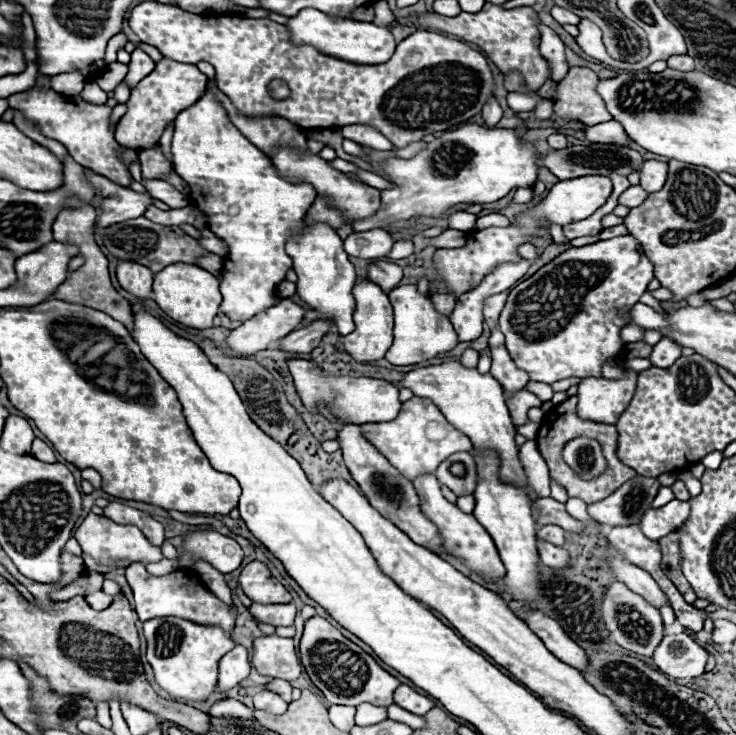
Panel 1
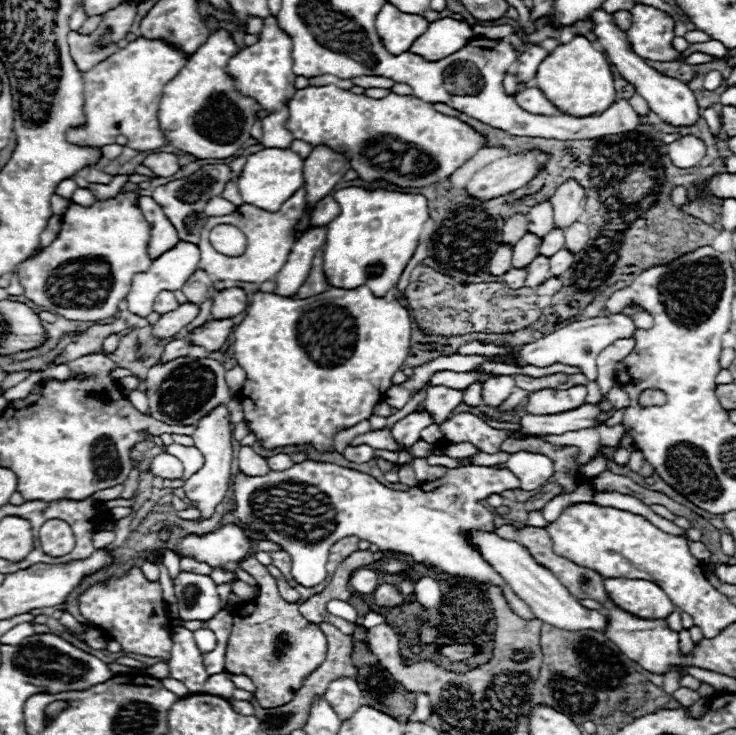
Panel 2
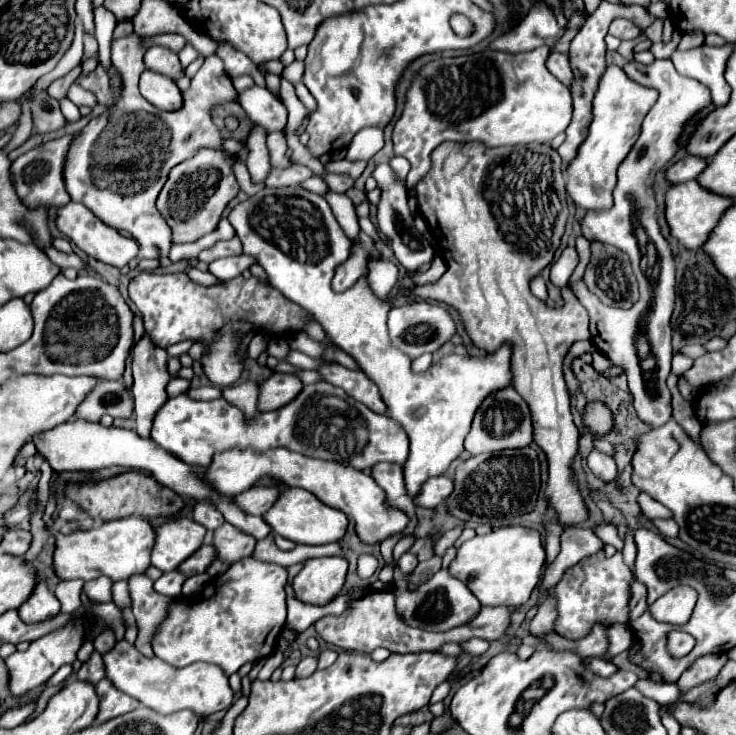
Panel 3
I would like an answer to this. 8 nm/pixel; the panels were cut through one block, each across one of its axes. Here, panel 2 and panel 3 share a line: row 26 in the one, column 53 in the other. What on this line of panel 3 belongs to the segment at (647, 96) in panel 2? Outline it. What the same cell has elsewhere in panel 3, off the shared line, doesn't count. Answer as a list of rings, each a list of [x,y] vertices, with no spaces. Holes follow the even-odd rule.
[[[44,582],[36,584],[36,592],[32,592],[32,596],[18,608],[18,614],[26,624],[50,620],[58,612],[60,612],[60,602]]]

